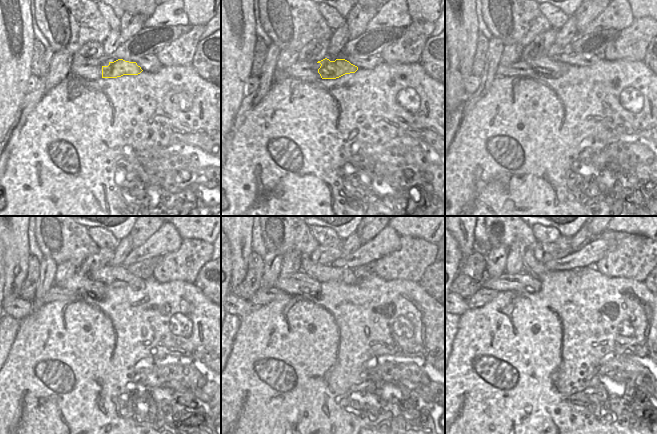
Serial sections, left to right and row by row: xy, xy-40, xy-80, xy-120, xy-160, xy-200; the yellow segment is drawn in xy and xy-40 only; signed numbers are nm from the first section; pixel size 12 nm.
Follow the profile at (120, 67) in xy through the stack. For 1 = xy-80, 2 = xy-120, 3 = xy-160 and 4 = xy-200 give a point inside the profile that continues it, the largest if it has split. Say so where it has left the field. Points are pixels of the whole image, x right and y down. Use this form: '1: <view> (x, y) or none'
1: xy-80 (551, 69)
2: xy-120 (79, 284)
3: xy-160 (299, 283)
4: xy-200 (522, 281)

